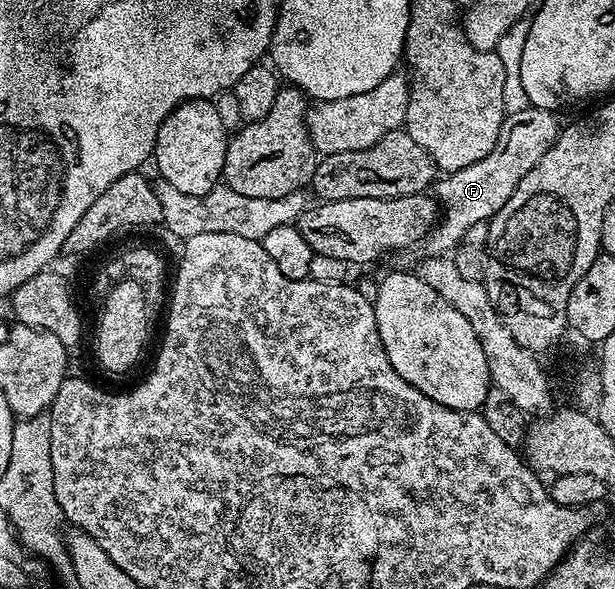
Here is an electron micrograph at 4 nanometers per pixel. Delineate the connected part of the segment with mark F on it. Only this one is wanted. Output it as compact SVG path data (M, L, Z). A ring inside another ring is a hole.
M530 105L521 109L521 113L507 115L501 125L497 145L493 145L493 149L489 149L481 161L444 174L434 184L433 195L441 208L441 214L425 240L425 247L431 250L428 252L454 252L461 237L465 237L465 232L469 230L469 225L487 223L496 215L501 205L513 197L525 173L529 173L529 169L533 169L533 165L537 165L537 161L541 161L541 157L545 157L545 153L557 141L561 123L555 118L556 112Z

